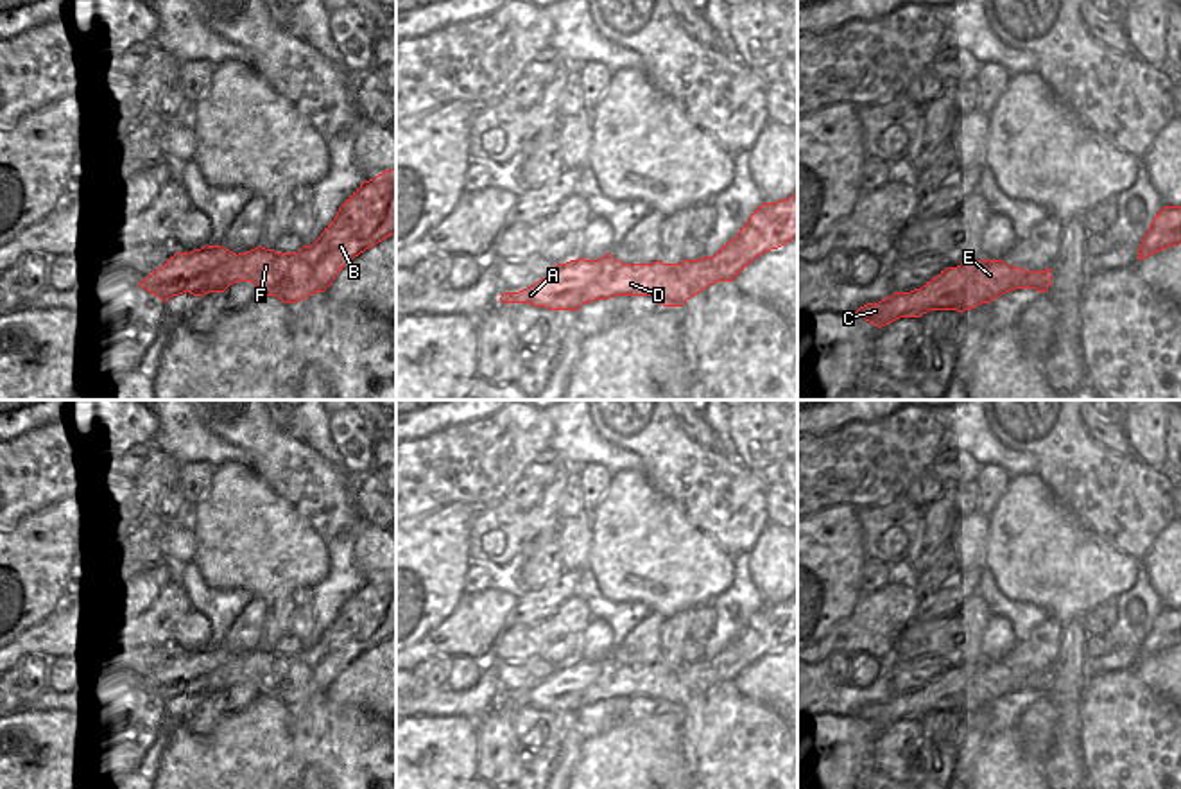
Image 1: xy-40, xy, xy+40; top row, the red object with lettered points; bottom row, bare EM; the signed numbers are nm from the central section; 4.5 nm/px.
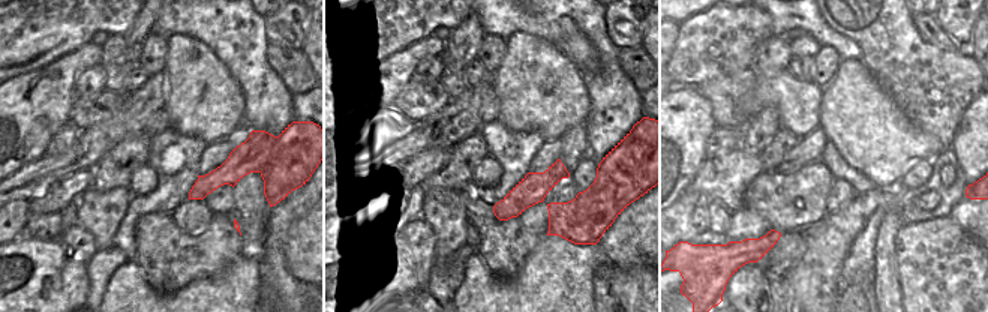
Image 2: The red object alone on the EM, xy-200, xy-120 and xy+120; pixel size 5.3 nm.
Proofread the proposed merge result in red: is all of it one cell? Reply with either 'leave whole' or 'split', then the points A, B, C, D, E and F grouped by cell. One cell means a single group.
split; A C E / B D F

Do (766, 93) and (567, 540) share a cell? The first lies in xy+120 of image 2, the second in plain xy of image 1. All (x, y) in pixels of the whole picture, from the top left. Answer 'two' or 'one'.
one

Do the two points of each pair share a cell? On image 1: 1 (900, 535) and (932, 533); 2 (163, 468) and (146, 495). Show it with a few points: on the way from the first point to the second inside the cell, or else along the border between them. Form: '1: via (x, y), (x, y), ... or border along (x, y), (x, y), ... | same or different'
1: border along (923, 508), (923, 529), (905, 560), (904, 572) | different
2: via (160, 476), (153, 488) | same

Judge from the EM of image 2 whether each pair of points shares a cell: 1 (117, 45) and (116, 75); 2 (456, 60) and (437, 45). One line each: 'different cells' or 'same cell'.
1: same cell
2: different cells

